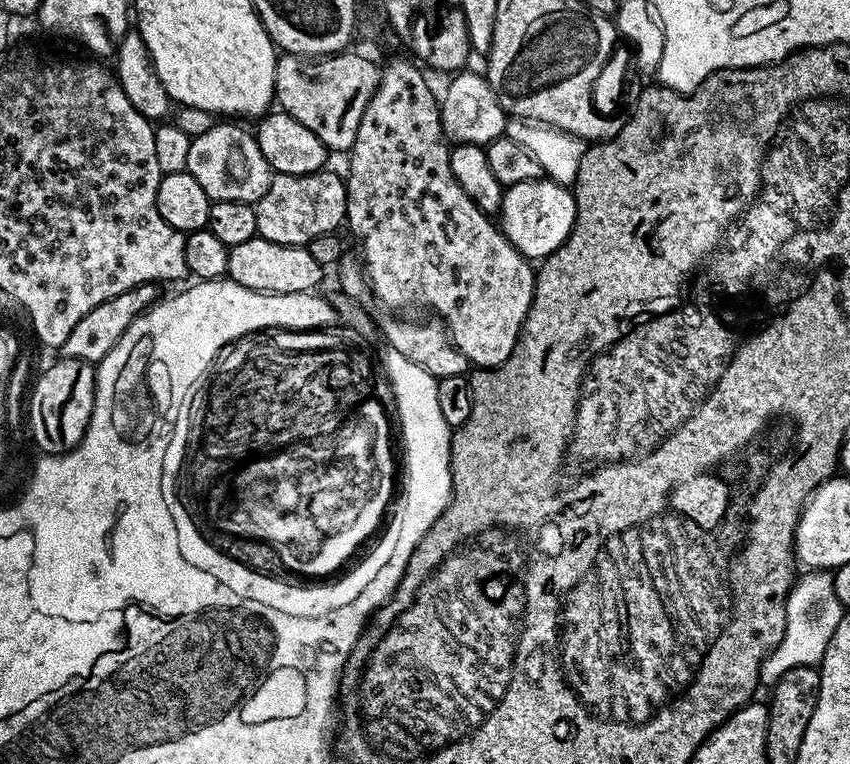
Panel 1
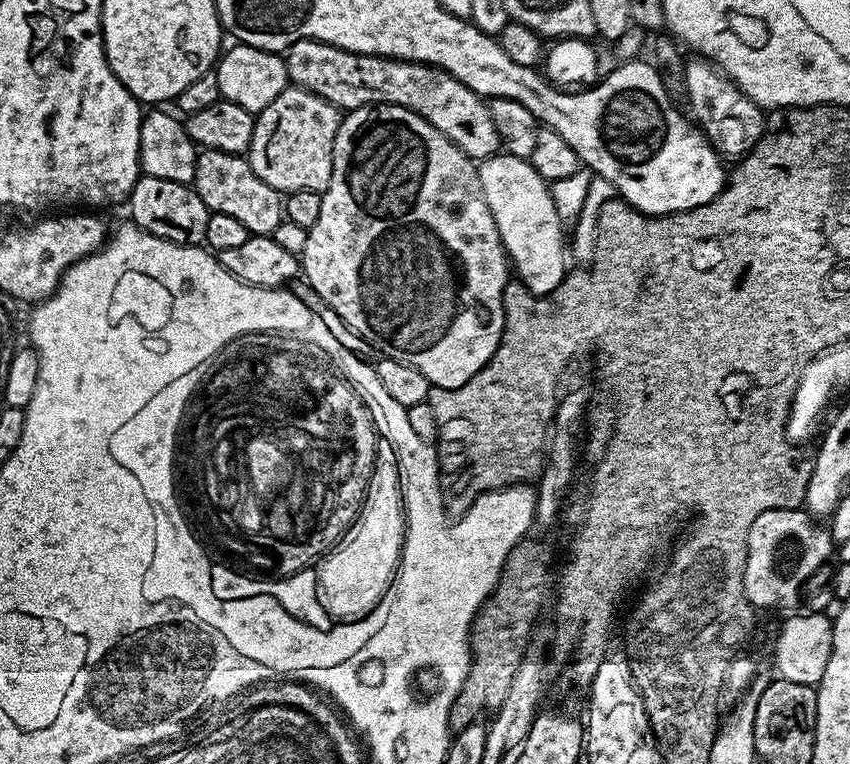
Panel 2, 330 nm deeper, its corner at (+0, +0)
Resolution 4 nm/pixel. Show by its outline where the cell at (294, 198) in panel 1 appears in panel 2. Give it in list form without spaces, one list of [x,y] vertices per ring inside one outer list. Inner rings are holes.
[[[289,86],[270,102],[270,106],[266,106],[266,110],[255,113],[254,119],[256,125],[246,159],[266,186],[281,194],[298,190],[314,190],[322,194],[328,189],[341,109],[310,90]]]

